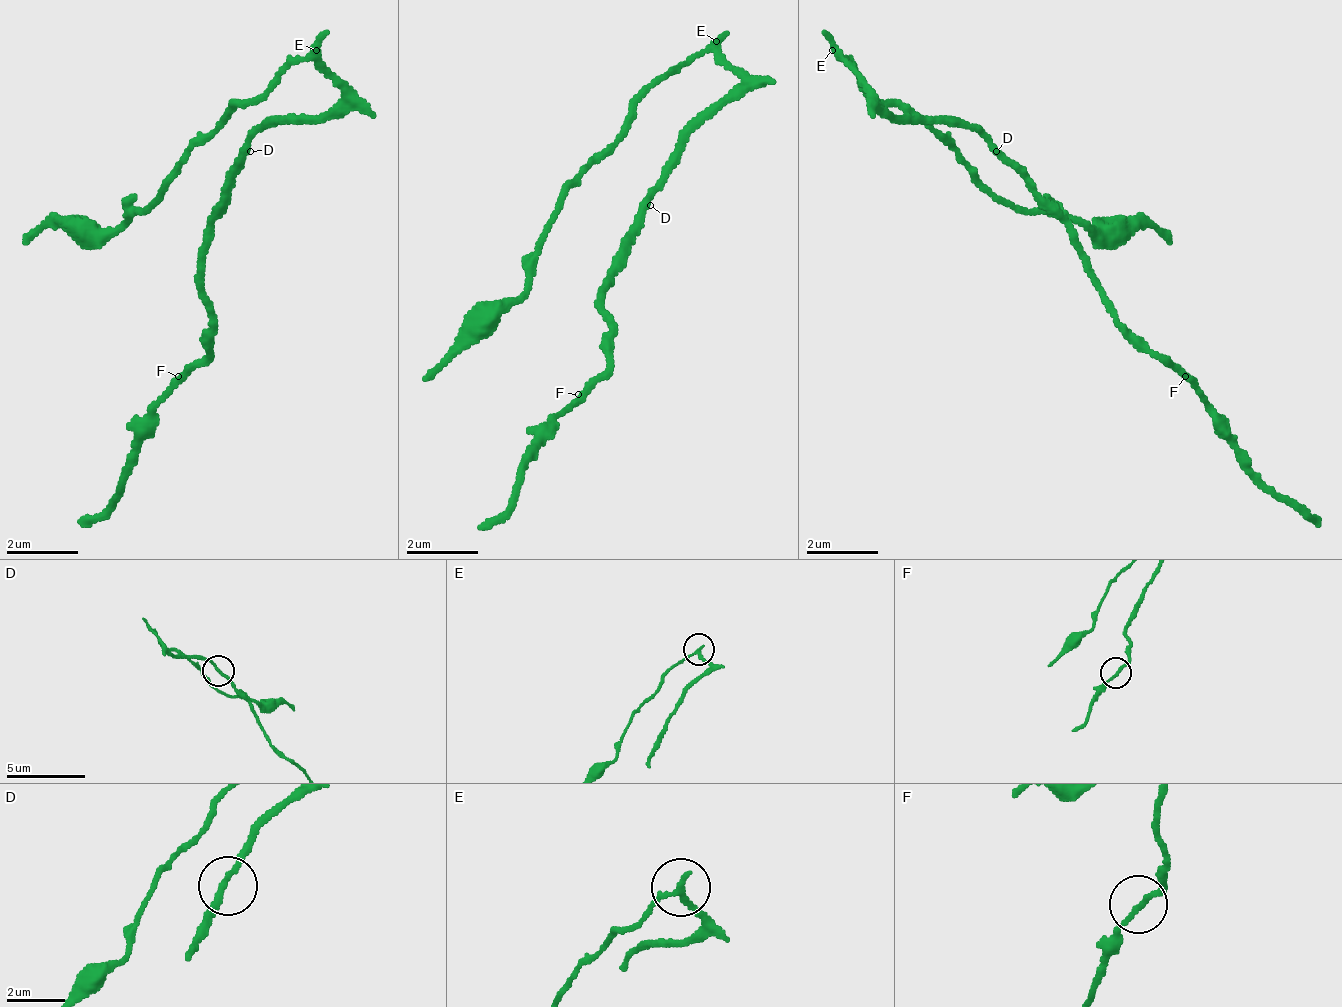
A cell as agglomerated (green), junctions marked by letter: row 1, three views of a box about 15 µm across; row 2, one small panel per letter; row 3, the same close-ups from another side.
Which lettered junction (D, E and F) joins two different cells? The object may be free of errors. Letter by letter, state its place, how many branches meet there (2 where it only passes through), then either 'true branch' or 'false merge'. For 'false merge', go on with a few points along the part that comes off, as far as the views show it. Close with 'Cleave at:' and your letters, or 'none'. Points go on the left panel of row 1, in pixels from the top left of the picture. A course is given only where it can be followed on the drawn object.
D: (250, 151) | 2 | true branch
E: (316, 50) | 2 | false merge | (313, 52), (241, 97), (160, 196), (133, 214), (25, 241)
F: (178, 376) | 2 | true branch
Cleave at: E

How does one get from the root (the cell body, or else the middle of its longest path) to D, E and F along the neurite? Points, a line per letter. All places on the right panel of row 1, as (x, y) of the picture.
D: (933, 124), (969, 124), (996, 151)
E: (933, 124), (906, 124), (834, 52)
F: (933, 124), (969, 124), (1068, 232), (1086, 277), (1104, 295), (1104, 313), (1122, 331), (1149, 340), (1185, 376)

